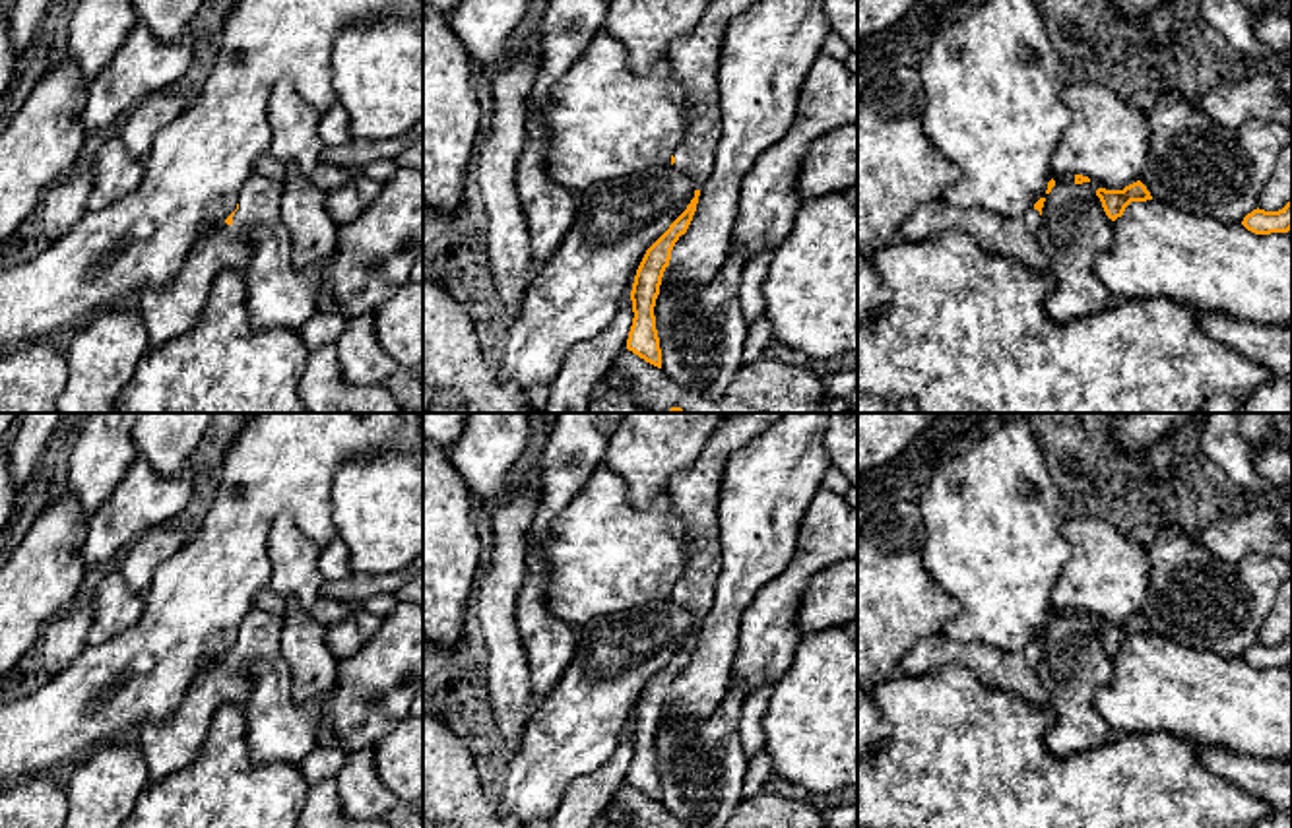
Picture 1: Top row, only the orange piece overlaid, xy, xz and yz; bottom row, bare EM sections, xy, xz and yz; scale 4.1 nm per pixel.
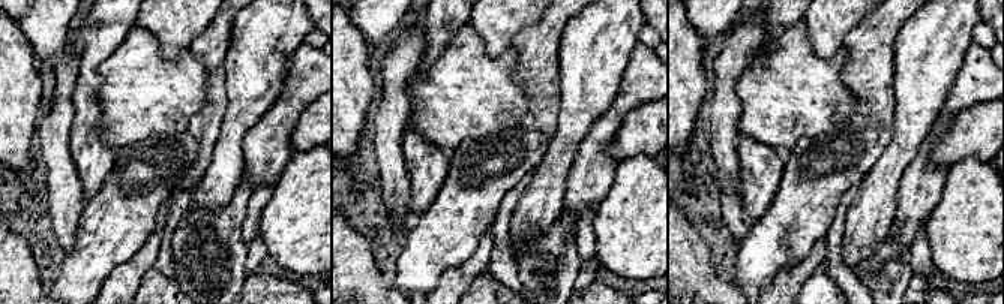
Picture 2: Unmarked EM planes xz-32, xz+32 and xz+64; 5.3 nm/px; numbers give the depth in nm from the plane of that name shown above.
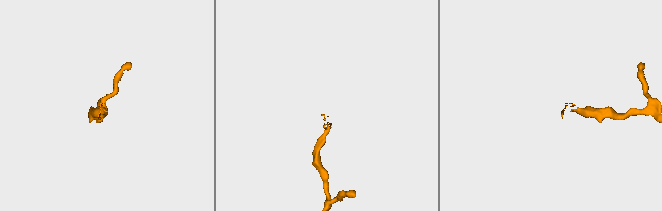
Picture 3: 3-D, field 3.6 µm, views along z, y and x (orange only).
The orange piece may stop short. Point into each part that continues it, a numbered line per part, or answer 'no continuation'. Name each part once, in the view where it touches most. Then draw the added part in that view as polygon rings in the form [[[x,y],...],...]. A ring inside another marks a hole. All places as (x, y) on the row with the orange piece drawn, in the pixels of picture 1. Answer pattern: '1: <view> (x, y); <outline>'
1: xy (171, 313); [[[254,173],[241,190],[233,223],[221,223],[200,237],[167,291],[151,287],[142,291],[138,312],[149,347],[169,343],[194,328],[221,270],[242,273],[248,268],[248,231],[258,223],[281,221],[281,194],[283,182]]]

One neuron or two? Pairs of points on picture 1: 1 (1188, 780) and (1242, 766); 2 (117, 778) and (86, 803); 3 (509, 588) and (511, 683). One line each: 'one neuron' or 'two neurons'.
1: two neurons
2: one neuron
3: one neuron

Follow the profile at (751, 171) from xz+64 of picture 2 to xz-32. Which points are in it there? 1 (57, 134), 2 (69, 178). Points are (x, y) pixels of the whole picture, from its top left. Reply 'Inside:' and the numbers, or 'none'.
Inside: none

